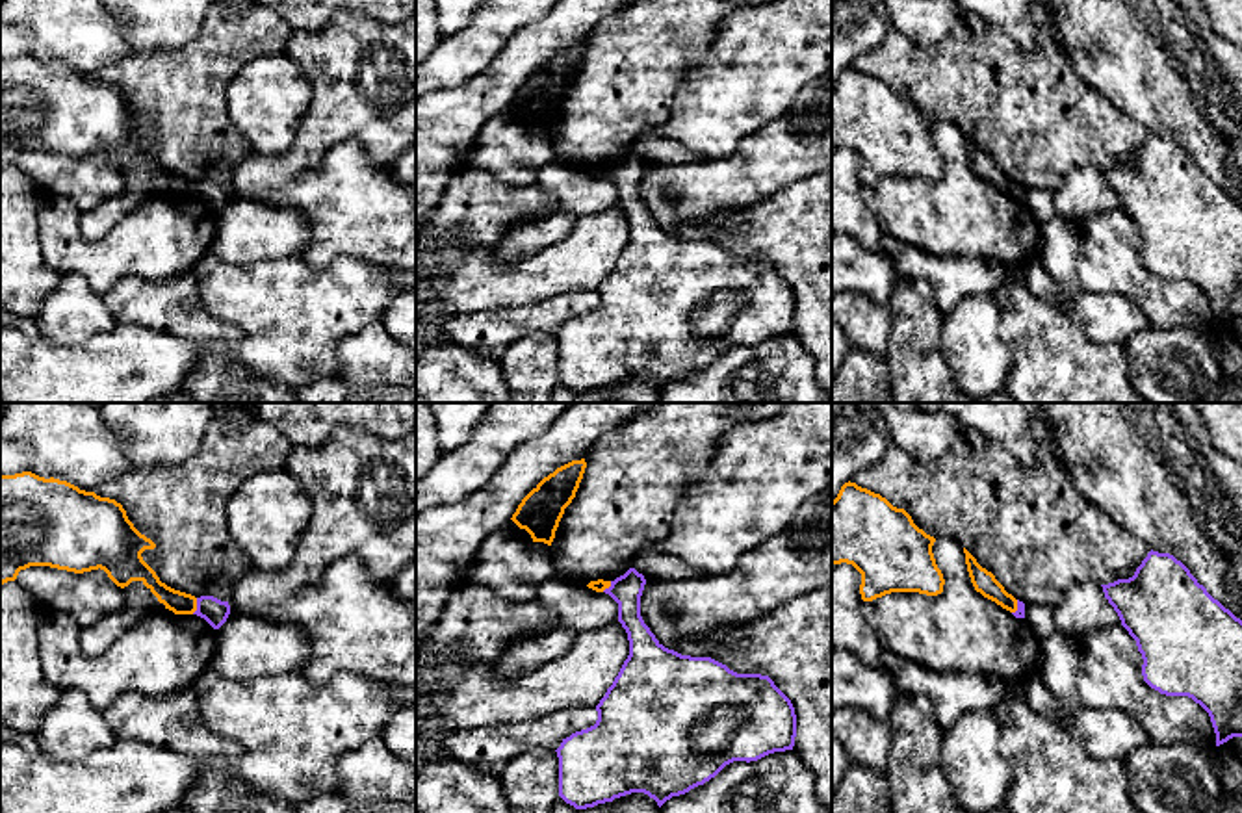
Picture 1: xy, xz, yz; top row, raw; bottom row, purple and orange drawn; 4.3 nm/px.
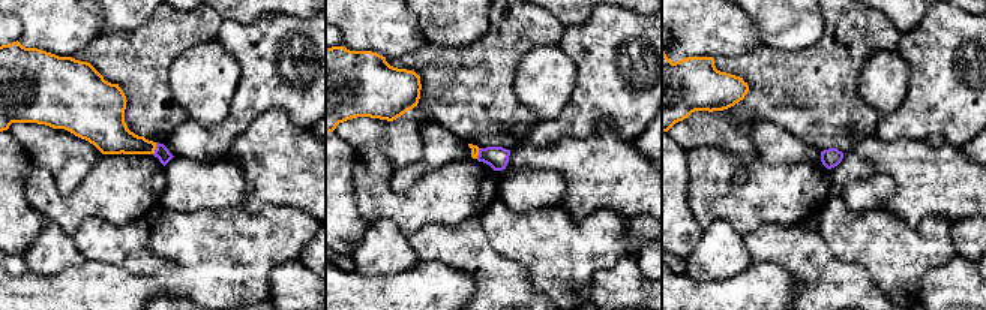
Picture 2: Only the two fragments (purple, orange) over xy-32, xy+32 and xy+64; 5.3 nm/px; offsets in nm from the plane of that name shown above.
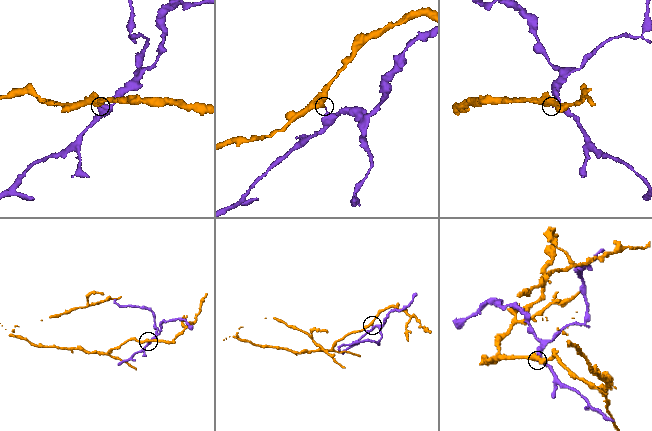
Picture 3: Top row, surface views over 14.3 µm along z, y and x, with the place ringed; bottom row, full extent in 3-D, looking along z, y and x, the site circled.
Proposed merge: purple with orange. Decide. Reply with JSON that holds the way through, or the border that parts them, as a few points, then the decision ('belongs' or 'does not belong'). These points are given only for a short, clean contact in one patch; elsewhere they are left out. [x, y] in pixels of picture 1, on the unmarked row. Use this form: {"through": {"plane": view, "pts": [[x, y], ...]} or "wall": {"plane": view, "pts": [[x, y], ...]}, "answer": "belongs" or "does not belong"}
{"wall": {"plane": "xy", "pts": [[197, 182], [197, 192], [192, 197]]}, "answer": "does not belong"}

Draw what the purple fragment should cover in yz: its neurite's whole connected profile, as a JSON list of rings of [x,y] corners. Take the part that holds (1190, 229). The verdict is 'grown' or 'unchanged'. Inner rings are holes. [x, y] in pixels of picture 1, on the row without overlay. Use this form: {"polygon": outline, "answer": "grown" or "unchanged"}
{"polygon": [[[1149,136],[1134,160],[1101,169],[1142,238],[1144,265],[1166,280],[1188,280],[1210,301],[1216,330],[1242,321],[1242,204],[1214,184],[1170,137]]], "answer": "unchanged"}

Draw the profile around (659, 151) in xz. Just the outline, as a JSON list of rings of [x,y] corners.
[[[657,126],[644,128],[631,143],[631,152],[657,167],[704,161],[702,156],[687,150],[678,141],[659,136],[655,128]]]

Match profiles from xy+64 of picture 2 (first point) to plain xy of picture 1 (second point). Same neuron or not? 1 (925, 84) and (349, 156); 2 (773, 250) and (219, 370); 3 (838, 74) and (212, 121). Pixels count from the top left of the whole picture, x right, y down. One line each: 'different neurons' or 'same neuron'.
1: different neurons
2: same neuron
3: same neuron

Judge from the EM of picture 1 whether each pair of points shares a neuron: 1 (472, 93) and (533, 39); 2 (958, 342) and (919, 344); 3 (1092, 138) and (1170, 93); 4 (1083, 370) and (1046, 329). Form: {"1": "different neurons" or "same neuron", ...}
{"1": "same neuron", "2": "different neurons", "3": "different neurons", "4": "same neuron"}

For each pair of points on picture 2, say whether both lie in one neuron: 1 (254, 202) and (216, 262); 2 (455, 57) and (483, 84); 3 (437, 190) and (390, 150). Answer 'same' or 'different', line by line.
1: different
2: same
3: different

